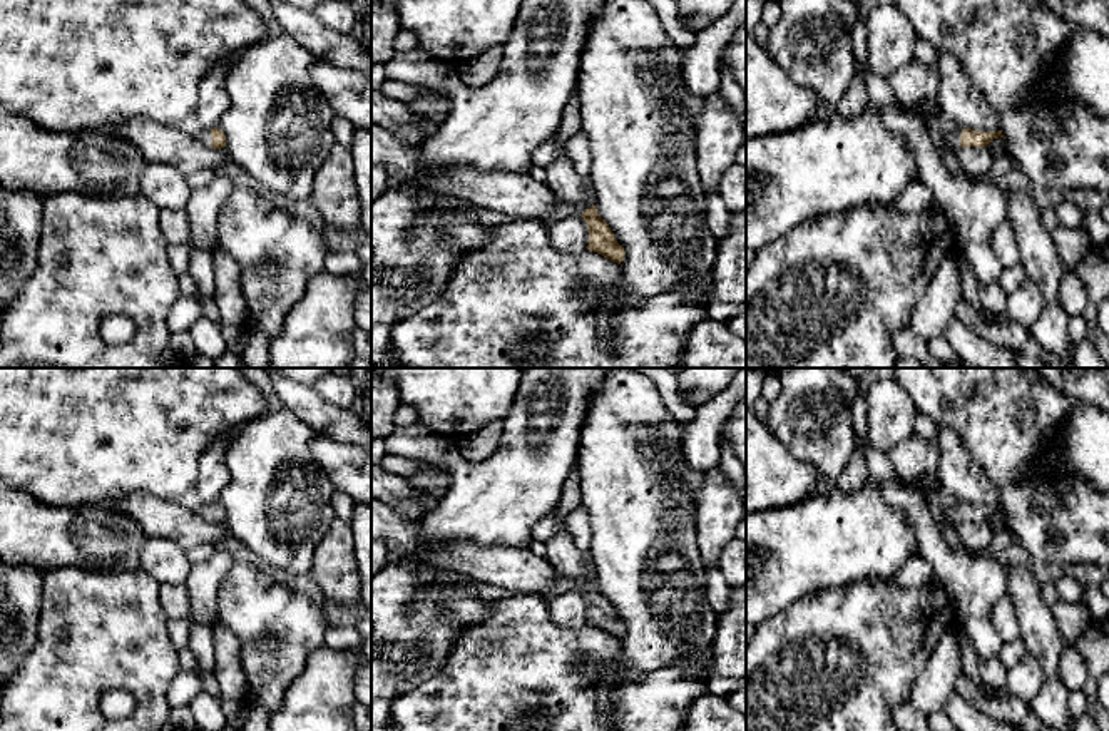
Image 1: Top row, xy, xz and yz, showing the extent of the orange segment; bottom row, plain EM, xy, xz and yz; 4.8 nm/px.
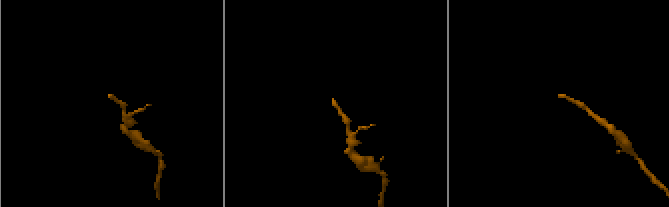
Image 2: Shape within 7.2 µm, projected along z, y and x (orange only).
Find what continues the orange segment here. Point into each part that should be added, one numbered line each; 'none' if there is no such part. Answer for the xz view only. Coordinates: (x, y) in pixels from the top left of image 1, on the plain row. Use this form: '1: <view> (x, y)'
1: xz (561, 551)

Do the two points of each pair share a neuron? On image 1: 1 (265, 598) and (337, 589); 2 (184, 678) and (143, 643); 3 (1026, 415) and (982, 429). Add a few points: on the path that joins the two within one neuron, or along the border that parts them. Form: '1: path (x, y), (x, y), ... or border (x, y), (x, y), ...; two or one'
1: border (320, 598), (325, 603); two
2: border (181, 669), (166, 693), (169, 706); two
3: path (1016, 415), (996, 415), (992, 419); one

